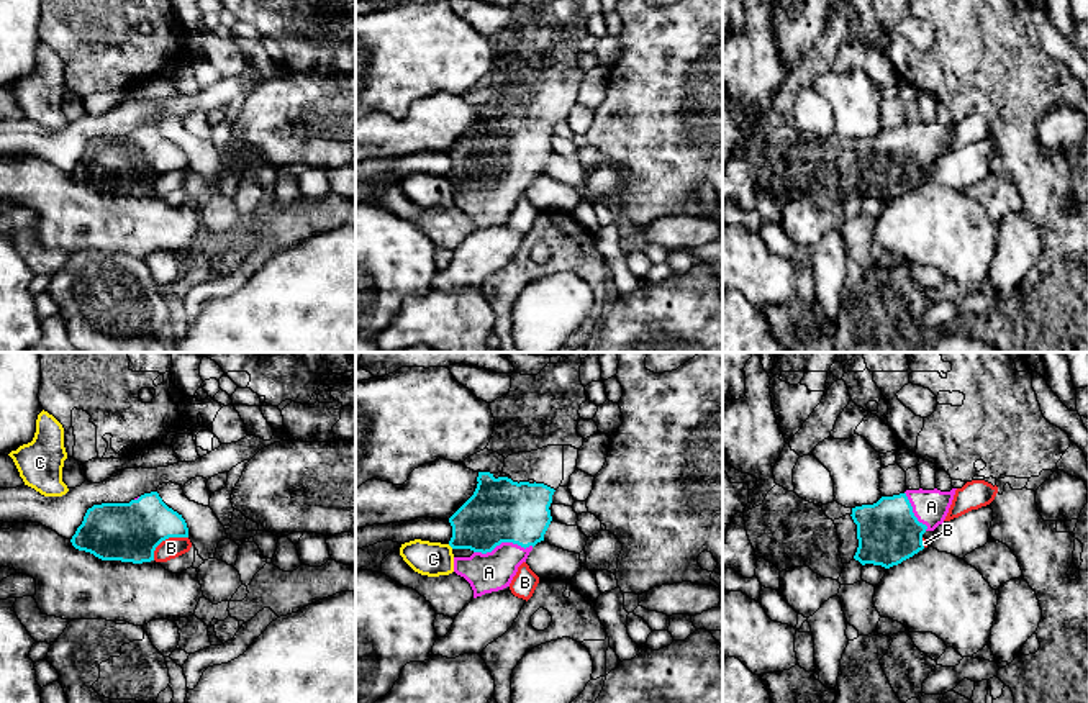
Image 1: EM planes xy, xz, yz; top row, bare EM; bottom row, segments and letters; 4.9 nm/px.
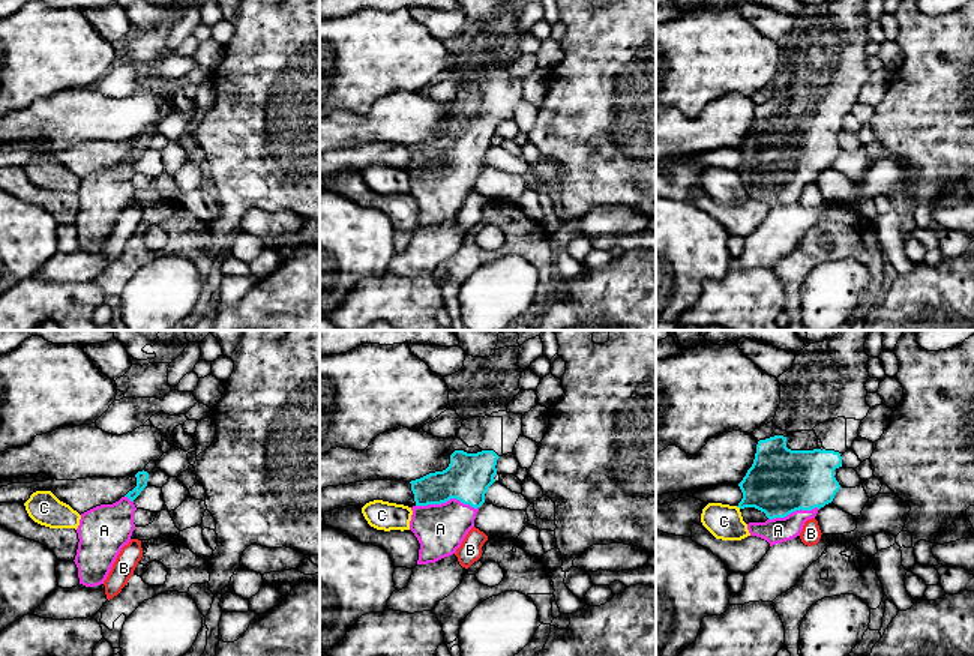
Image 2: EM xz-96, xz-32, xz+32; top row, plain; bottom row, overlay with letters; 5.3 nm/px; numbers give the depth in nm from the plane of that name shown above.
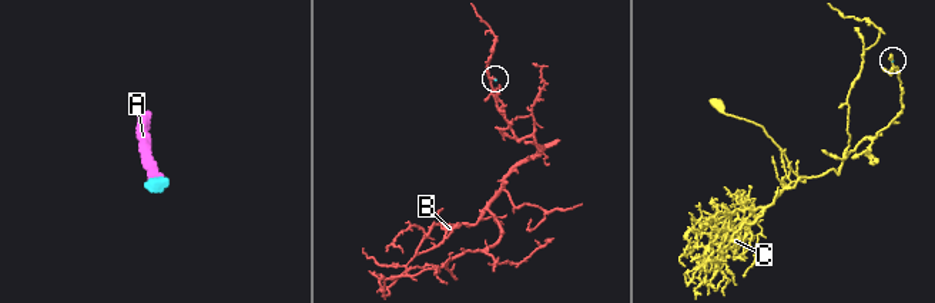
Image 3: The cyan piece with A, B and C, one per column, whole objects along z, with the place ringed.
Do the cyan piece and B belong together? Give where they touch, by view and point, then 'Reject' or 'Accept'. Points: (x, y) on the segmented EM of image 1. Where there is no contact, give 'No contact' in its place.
Touches cyan at xy (166, 538). Reject

